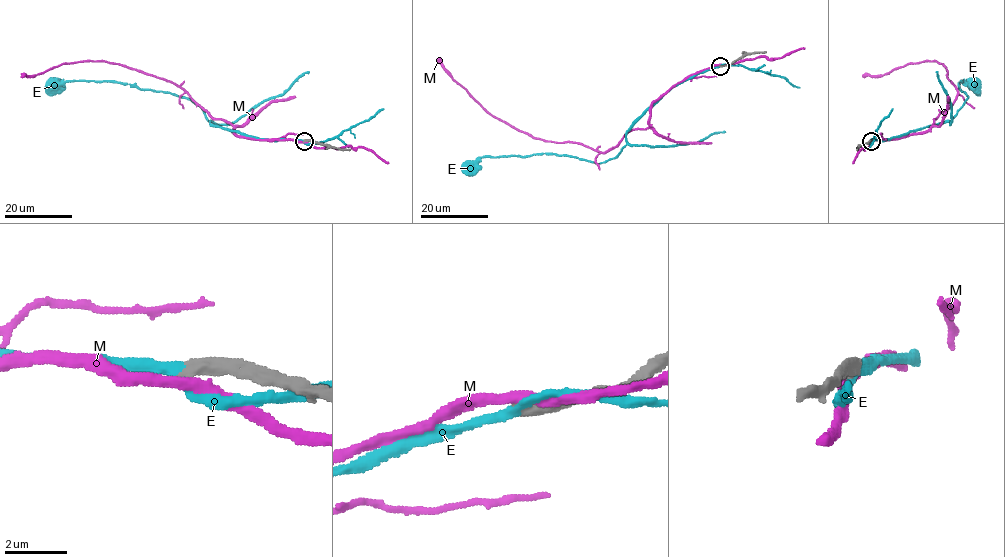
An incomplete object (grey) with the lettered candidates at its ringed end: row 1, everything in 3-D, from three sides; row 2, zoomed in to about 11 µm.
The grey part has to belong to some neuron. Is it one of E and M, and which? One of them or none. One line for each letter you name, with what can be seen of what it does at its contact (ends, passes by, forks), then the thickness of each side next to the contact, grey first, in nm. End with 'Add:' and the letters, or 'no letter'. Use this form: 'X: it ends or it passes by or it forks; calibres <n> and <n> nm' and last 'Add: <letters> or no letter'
E: it passes by; calibres 400 and 280 nm
Add: E

